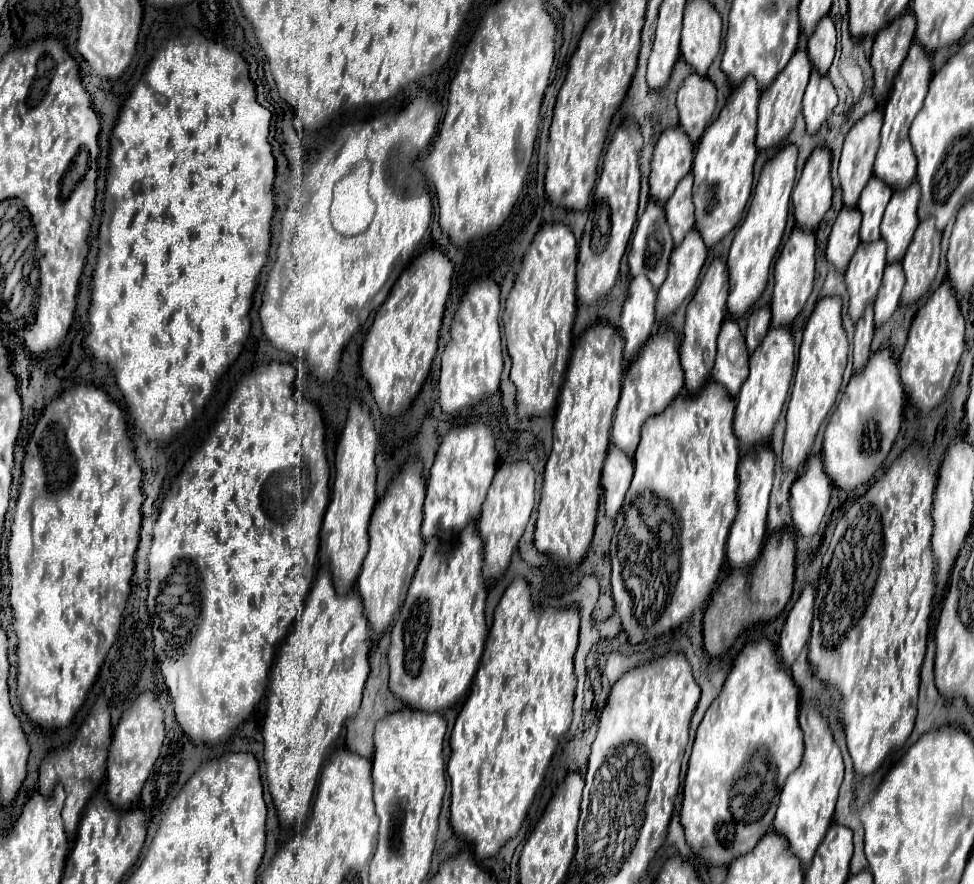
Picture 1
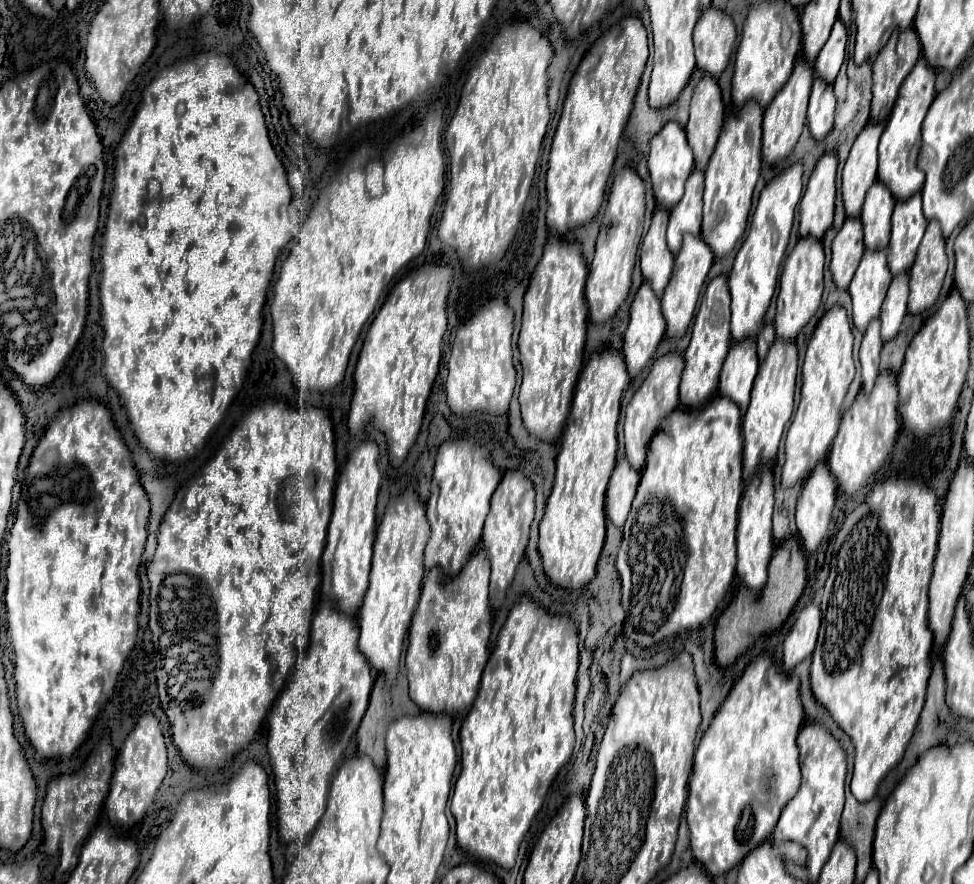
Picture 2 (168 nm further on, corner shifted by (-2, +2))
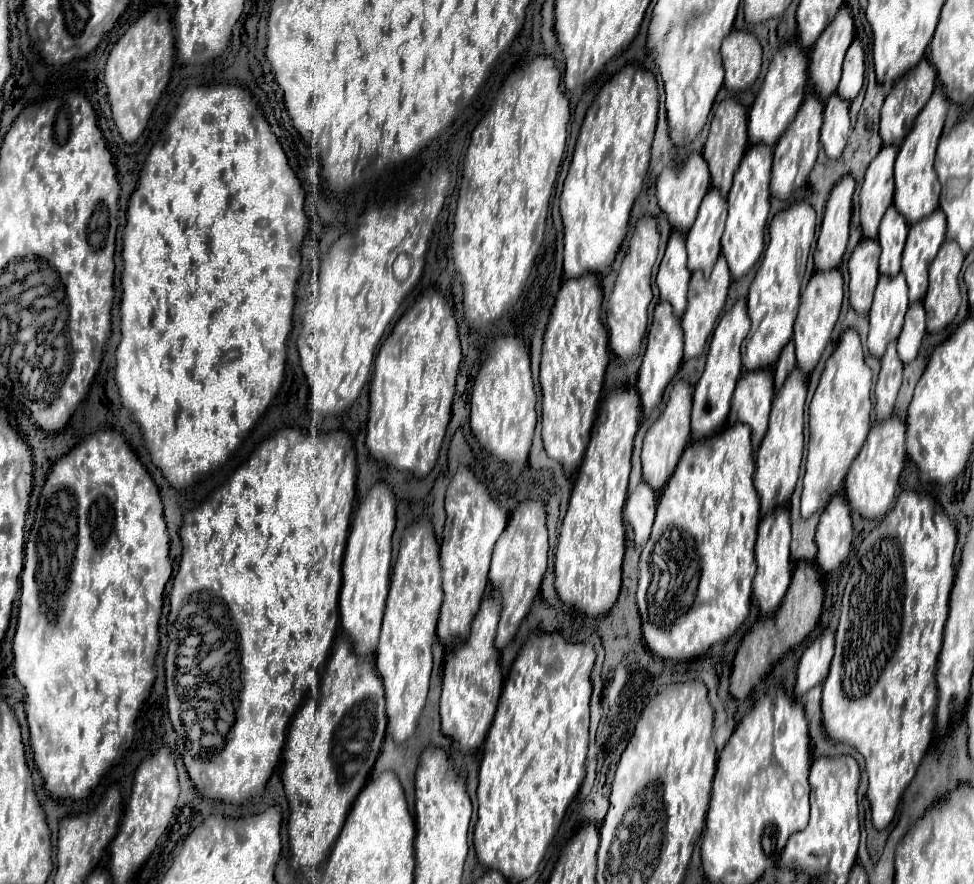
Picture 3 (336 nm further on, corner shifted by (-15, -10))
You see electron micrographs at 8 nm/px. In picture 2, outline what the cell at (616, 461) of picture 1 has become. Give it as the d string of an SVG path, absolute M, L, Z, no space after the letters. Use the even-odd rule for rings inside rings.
M618 459L606 489L606 515L618 527L622 527L628 517L638 481L640 481L640 473L632 469L626 459Z

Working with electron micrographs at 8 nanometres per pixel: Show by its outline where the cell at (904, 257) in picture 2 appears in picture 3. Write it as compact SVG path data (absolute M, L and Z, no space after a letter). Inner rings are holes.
M935 209L929 217L909 227L907 245L903 251L903 273L909 285L909 301L921 301L929 285L929 265L935 259L945 239L943 211Z

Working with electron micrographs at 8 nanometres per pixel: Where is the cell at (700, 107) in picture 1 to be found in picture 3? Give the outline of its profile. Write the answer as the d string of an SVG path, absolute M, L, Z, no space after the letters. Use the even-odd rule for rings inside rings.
M725 99L719 103L719 107L715 111L715 117L711 121L709 139L703 149L703 157L711 171L711 185L717 187L723 193L723 197L727 197L727 193L731 189L731 181L733 181L735 169L739 167L739 161L743 159L745 147L747 147L747 111L739 101Z

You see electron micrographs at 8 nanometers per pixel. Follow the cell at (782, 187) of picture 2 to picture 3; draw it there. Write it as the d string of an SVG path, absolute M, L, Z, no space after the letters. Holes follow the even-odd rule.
M807 201L791 205L789 209L777 213L771 221L769 247L765 251L761 267L757 269L757 275L751 283L749 297L747 297L747 313L751 319L751 329L743 343L743 375L751 373L751 371L759 371L759 369L771 369L775 365L775 361L779 359L783 345L787 345L793 337L793 323L795 323L795 317L797 317L797 311L801 305L801 281L805 275L809 247L815 239L815 225L817 225L817 215L815 215L815 209Z

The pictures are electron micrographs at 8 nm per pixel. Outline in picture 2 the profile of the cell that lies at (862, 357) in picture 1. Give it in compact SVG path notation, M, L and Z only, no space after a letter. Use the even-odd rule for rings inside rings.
M870 321L862 345L860 345L860 365L862 365L862 389L864 393L870 393L870 389L874 387L874 381L878 377L878 355L882 349L882 337L880 337L880 321Z

